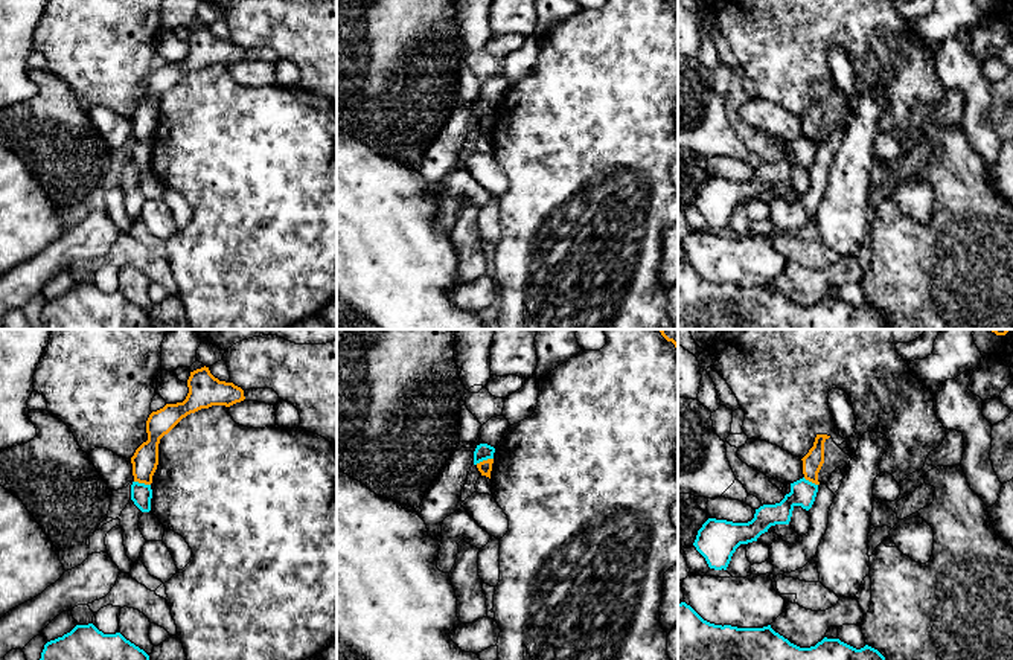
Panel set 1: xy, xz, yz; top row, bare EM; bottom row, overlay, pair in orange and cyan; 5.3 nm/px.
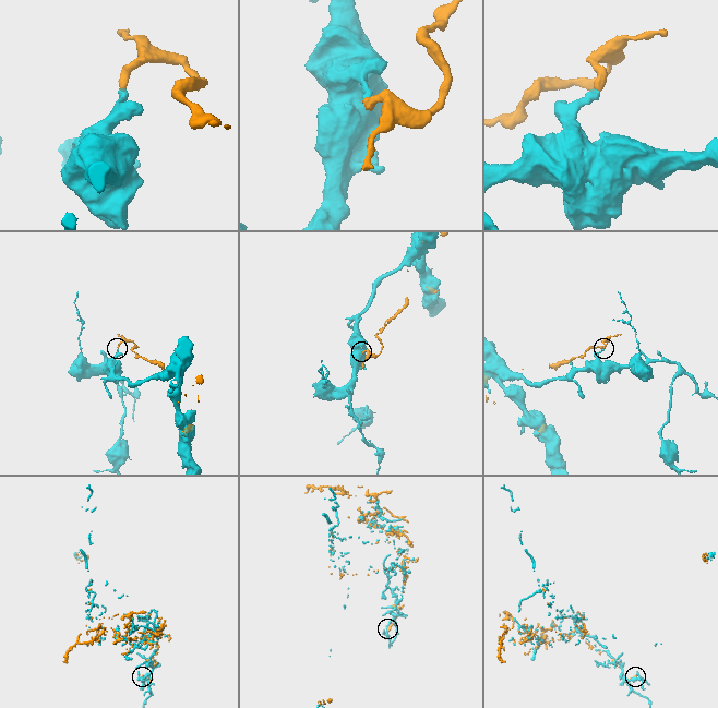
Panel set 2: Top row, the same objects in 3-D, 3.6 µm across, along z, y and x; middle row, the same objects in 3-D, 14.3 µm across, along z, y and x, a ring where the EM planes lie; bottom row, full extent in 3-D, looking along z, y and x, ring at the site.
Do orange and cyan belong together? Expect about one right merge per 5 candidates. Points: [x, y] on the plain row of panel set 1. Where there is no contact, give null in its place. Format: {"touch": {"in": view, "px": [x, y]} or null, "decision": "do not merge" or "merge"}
{"touch": {"in": "xz", "px": [483, 119]}, "decision": "do not merge"}

